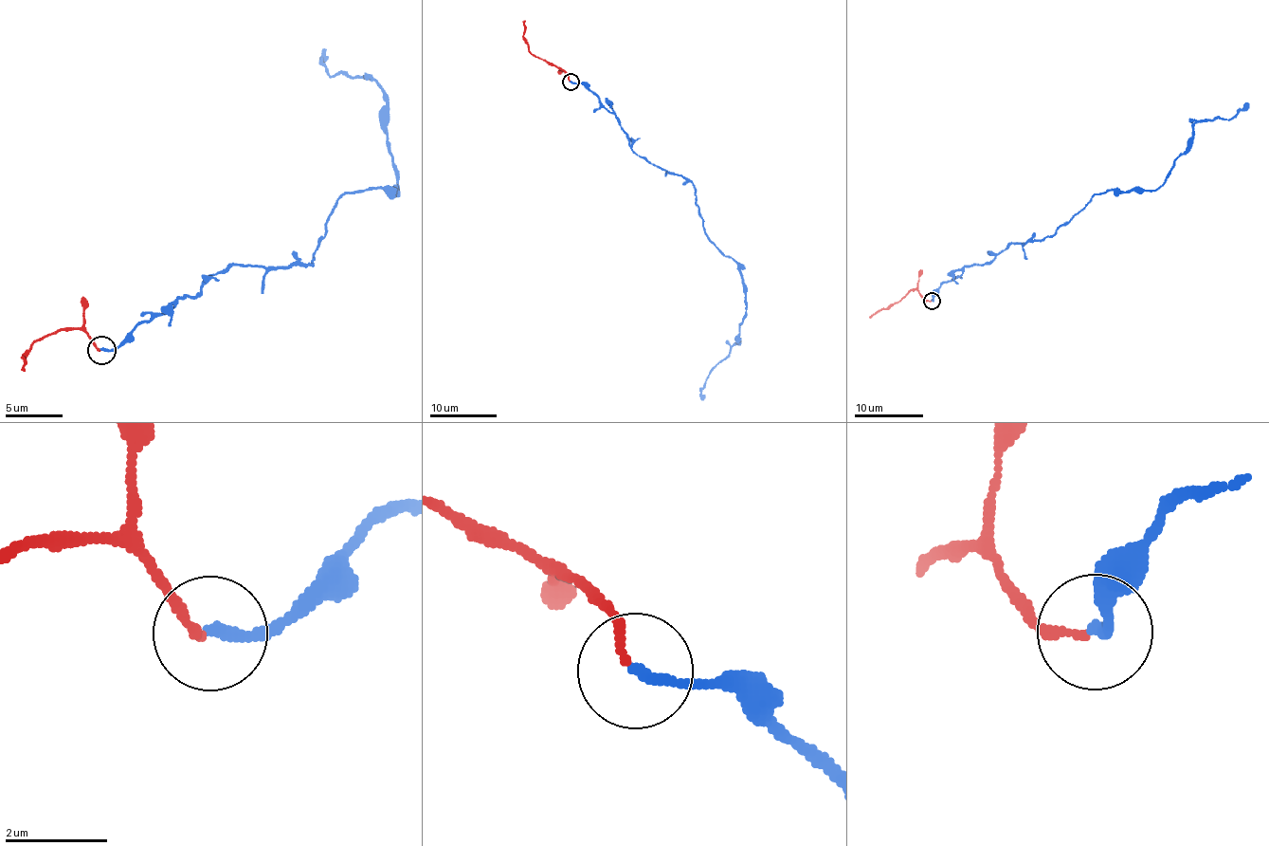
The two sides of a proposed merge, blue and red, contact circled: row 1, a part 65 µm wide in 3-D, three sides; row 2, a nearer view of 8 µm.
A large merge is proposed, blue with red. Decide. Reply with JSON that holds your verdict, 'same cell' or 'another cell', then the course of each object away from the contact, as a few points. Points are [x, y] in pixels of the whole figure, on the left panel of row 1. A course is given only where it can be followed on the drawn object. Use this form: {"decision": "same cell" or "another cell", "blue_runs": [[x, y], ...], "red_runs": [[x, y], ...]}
{"decision": "same cell", "blue_runs": [[101, 349], [232, 266], [309, 265], [345, 193], [395, 193], [387, 92], [375, 81], [332, 77], [325, 49]], "red_runs": [[99, 349], [77, 328], [43, 336], [23, 357], [20, 371]]}

